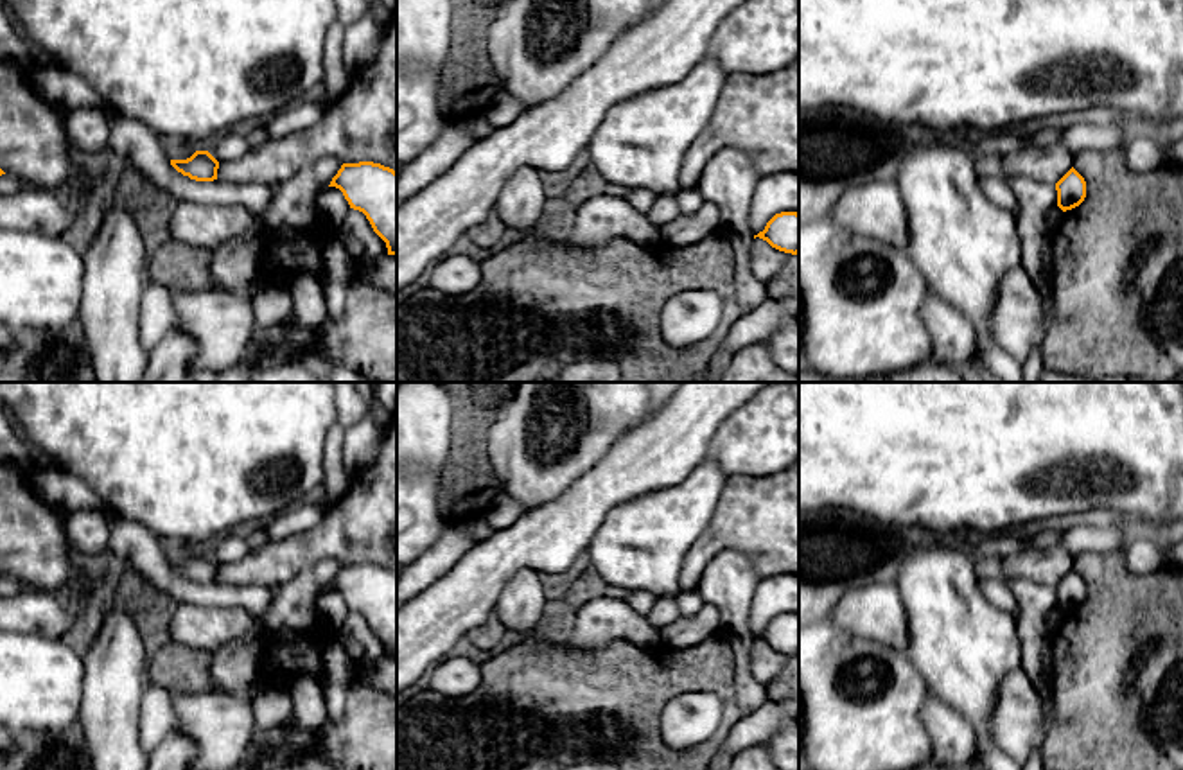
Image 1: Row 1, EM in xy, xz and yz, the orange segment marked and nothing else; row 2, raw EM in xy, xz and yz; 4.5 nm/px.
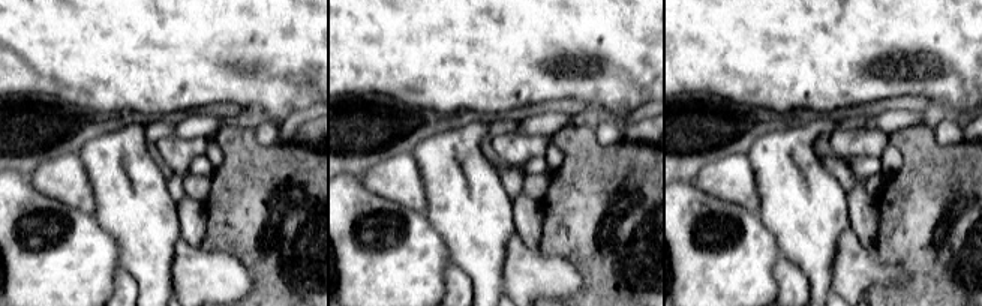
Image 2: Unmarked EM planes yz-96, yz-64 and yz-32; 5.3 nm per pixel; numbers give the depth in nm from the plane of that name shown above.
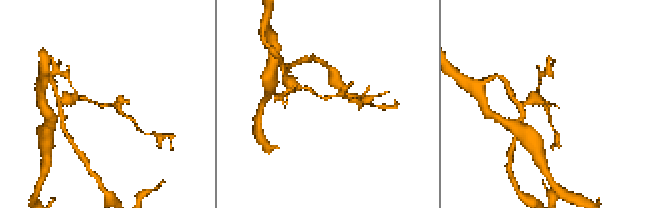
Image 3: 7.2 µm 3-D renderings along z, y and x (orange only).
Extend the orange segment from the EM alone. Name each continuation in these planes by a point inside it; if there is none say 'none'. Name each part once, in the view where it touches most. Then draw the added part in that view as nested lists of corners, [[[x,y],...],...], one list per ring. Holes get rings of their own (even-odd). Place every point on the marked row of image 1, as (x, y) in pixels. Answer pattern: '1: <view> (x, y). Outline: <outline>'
none

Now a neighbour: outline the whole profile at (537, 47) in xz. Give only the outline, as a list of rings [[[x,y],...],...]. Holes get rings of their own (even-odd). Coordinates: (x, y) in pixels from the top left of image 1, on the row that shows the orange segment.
[[[504,0],[481,29],[481,39],[501,86],[528,109],[558,97],[609,52],[619,34],[641,23],[650,11],[652,0]]]

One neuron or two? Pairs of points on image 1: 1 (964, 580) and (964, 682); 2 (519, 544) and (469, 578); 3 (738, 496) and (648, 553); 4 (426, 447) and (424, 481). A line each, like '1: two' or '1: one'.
1: one
2: one
3: two
4: two

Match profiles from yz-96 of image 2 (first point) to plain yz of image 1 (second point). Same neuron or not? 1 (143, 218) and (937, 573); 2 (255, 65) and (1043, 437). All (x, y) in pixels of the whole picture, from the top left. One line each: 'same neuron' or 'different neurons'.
1: same neuron
2: same neuron

